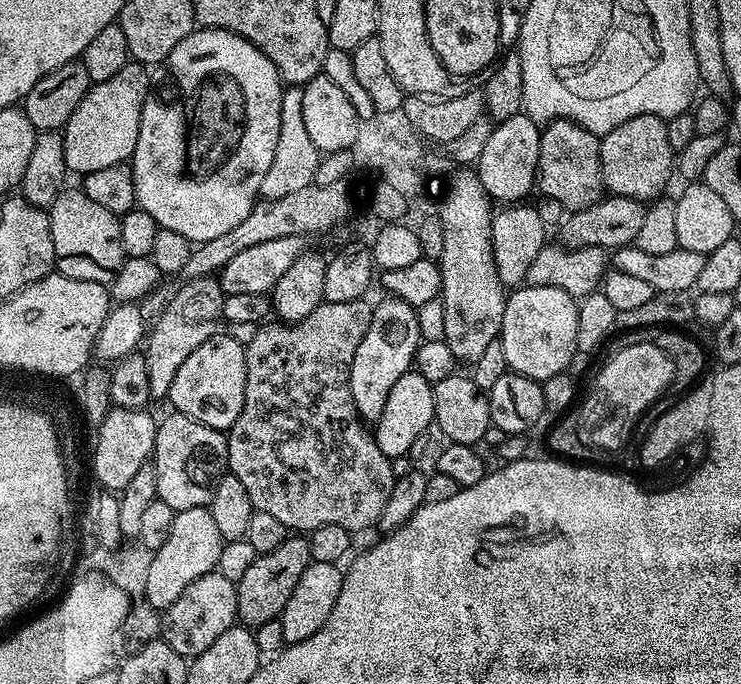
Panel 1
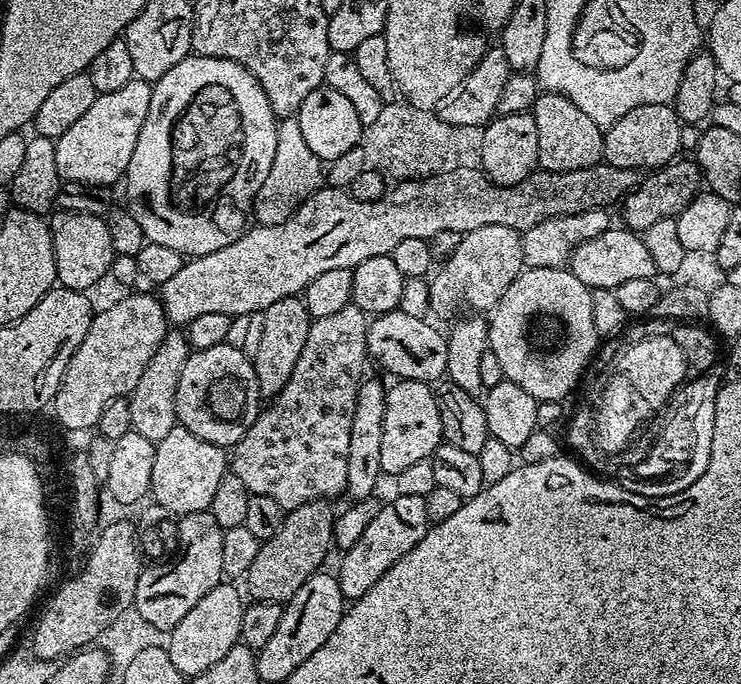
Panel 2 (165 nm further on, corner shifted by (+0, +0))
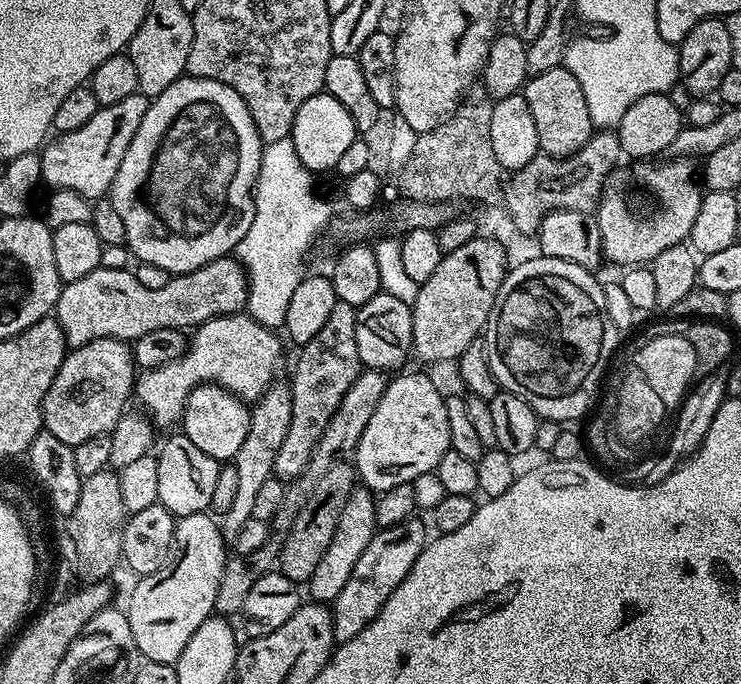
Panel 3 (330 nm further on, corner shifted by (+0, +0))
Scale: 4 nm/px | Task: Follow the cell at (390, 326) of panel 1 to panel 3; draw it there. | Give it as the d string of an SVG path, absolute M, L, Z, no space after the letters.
M357 486L346 498L346 506L342 506L342 515L338 517L338 526L334 526L334 538L330 538L330 546L326 546L326 554L318 562L314 574L306 582L306 592L318 604L331 605L333 600L342 594L342 586L350 579L358 558L362 558L362 550L370 546L370 538L374 538L376 527L376 496L369 488Z

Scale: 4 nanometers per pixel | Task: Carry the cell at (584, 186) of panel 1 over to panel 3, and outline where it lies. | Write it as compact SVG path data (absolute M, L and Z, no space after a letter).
M561 66L546 70L546 74L529 75L524 81L522 94L530 106L543 155L569 156L586 146L594 131L590 109L586 106L586 94L582 94L582 82L578 82L568 68Z

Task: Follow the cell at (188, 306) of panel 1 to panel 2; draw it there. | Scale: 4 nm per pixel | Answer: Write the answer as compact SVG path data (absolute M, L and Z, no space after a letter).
M169 330L162 338L158 350L154 350L154 358L150 358L150 362L146 362L146 370L142 370L142 378L138 378L138 386L134 386L128 400L132 431L142 434L142 438L150 438L154 442L159 442L162 438L166 438L166 434L170 434L172 428L177 427L176 391L178 390L178 374L182 374L182 366L186 366L186 358L189 354L187 335L180 330Z

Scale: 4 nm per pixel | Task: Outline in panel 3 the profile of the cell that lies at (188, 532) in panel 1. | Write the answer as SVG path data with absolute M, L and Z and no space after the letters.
M208 512L179 517L174 551L168 565L135 581L137 584L132 588L126 611L134 642L147 662L175 665L194 630L213 615L218 582L222 582L222 570L230 552L219 523L211 518Z

